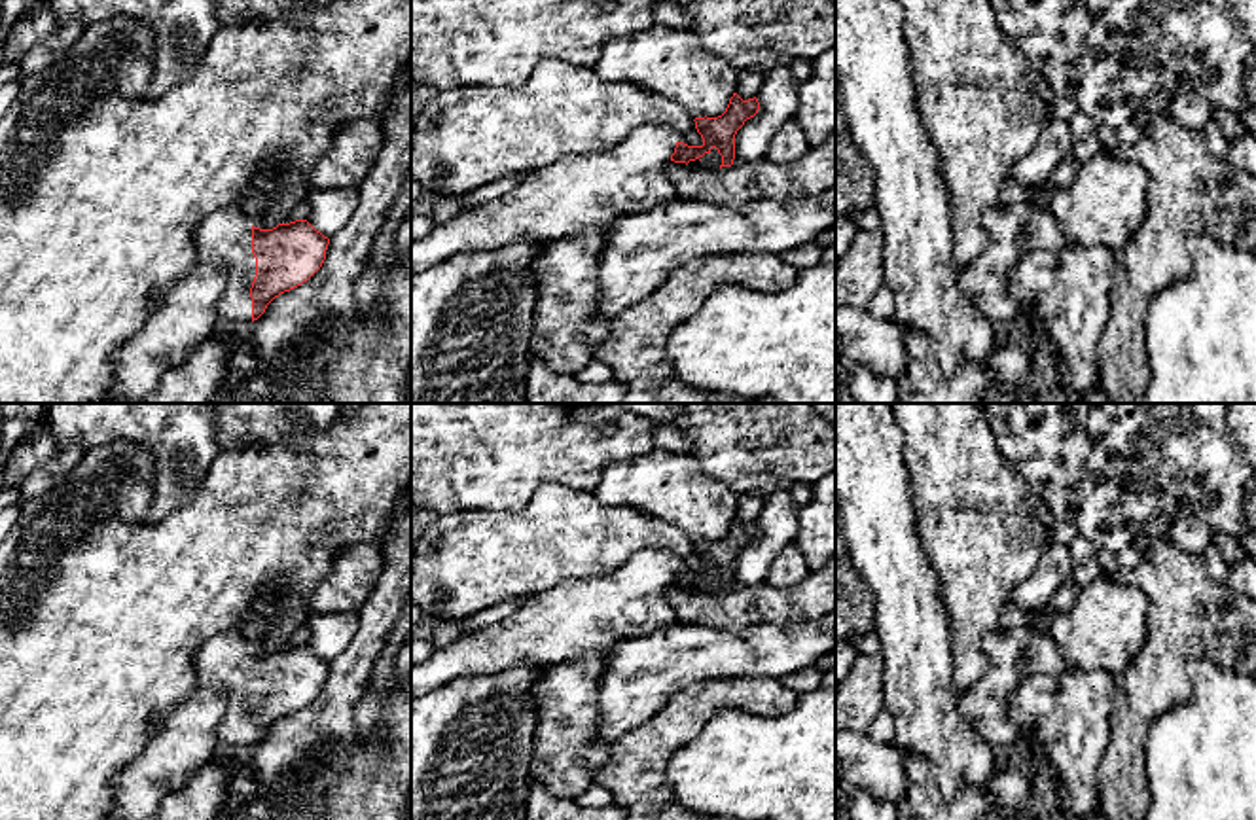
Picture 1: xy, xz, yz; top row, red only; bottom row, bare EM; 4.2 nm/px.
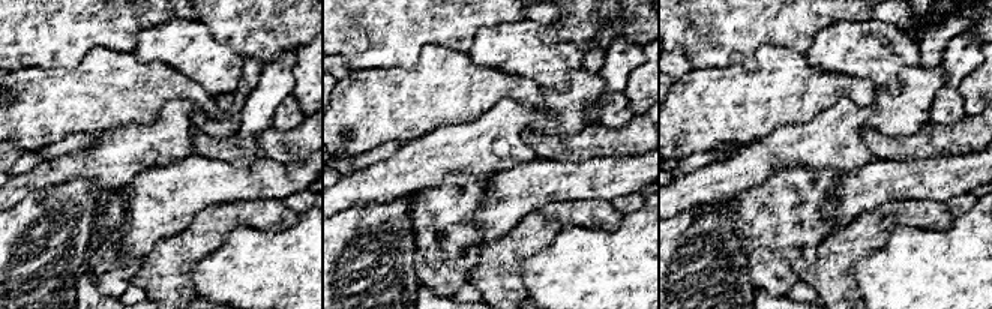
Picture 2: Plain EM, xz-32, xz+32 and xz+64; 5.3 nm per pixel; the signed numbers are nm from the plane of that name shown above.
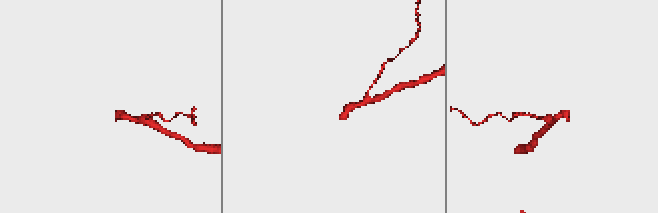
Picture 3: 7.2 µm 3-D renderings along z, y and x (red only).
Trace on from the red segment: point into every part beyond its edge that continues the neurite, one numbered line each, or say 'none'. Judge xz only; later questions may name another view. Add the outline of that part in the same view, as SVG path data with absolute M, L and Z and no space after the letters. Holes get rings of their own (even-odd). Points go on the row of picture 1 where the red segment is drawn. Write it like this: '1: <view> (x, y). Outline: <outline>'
1: xz (574, 194). Outline: M640 125L610 152L540 169L500 199L411 239L411 275L458 252L491 250L521 237L559 241L671 201L678 197L667 178L674 148L676 138L669 131Z

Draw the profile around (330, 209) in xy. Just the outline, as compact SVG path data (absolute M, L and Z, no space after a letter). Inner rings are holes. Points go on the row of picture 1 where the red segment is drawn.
M352 187L311 191L307 197L311 206L307 222L330 239L349 223L358 201L360 193Z

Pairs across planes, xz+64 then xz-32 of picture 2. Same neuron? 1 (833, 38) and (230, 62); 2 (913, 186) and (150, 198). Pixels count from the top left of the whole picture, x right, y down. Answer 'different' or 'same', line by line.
1: same
2: same

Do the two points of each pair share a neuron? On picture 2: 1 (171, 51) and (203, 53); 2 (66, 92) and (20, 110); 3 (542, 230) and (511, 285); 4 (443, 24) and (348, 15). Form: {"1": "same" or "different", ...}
{"1": "same", "2": "same", "3": "same", "4": "same"}

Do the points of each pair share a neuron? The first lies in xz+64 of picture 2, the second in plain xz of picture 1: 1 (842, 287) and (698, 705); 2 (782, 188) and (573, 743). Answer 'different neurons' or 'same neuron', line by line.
1: same neuron
2: same neuron

